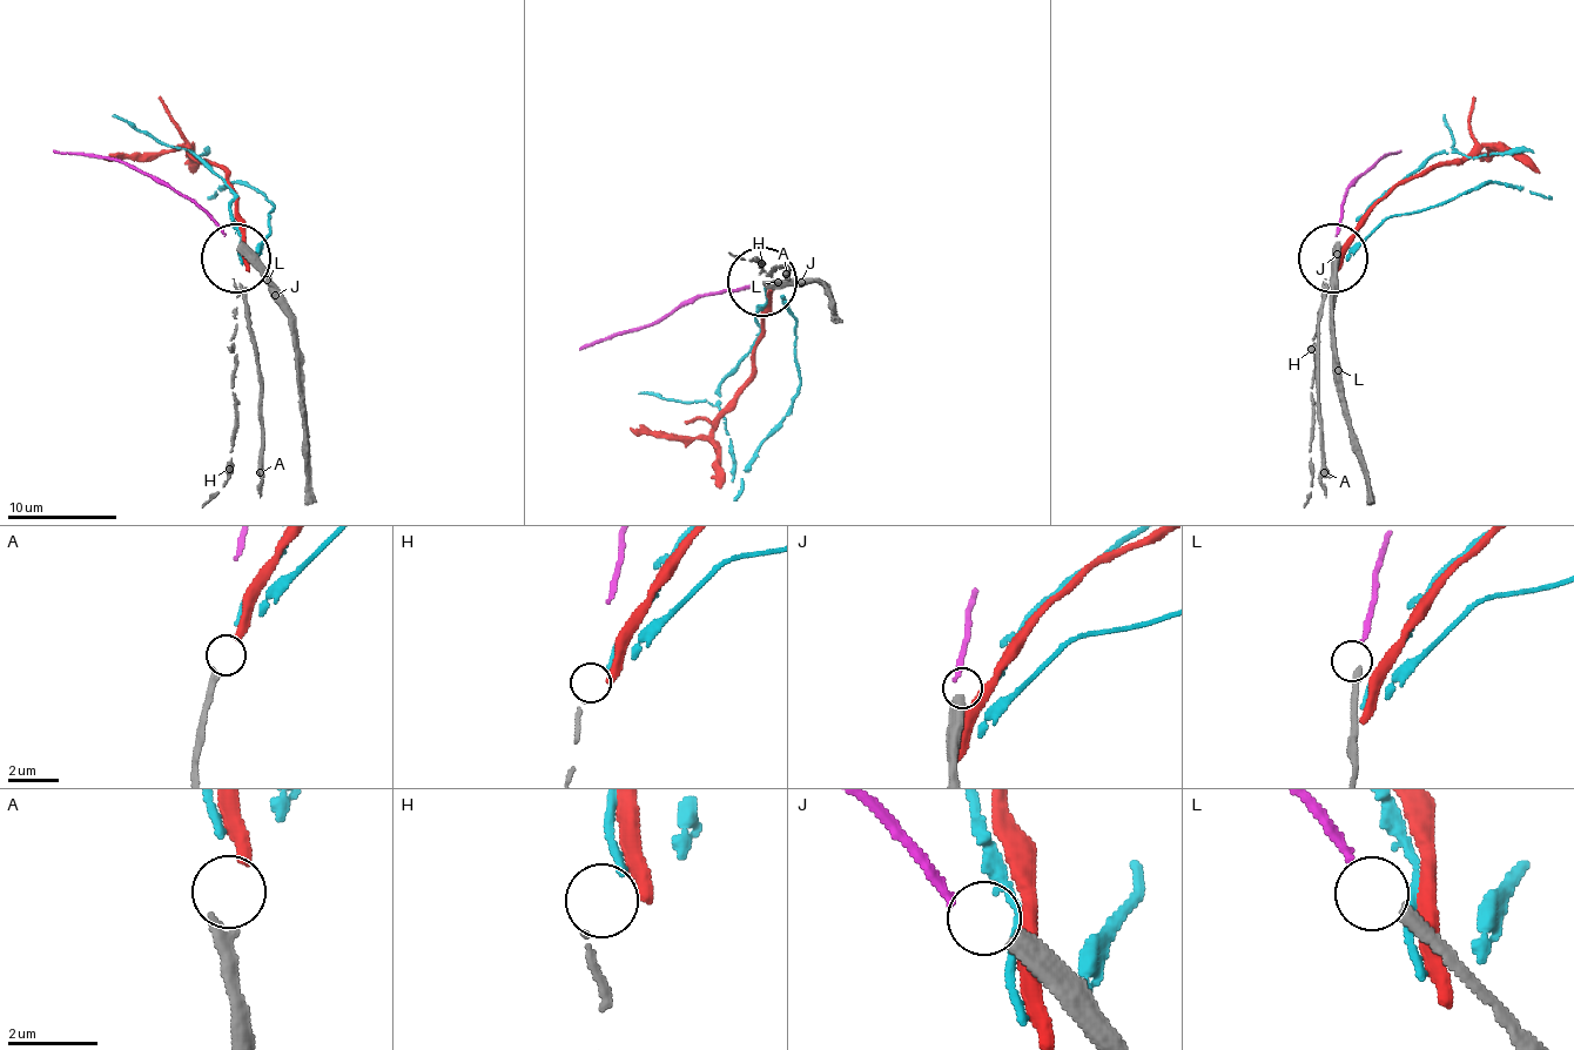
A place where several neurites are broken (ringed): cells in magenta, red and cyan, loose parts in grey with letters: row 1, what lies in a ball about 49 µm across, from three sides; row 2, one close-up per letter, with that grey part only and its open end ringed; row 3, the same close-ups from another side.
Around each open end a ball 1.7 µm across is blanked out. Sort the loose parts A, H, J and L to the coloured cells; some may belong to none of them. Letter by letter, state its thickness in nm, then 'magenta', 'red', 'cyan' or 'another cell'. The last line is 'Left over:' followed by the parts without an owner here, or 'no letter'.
A: 240 nm thick; red
H: 140 nm thick; cyan
J: 480 nm thick; another cell
L: 320 nm thick; magenta
Left over: J

